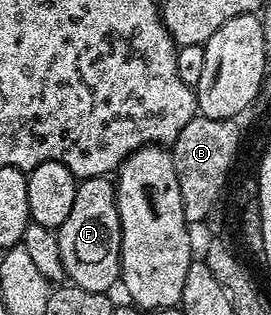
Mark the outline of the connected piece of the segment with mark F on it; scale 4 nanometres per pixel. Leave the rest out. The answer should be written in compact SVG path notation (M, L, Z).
M109 177L83 178L79 181L76 200L72 204L72 212L68 216L68 220L64 220L64 224L58 227L56 233L58 236L58 255L62 261L62 267L66 270L66 278L69 279L73 285L79 286L80 288L88 288L88 292L100 292L101 294L113 291L113 286L115 285L117 287L119 285L120 275L122 273L122 221L120 220L120 212L118 211L116 186Z

